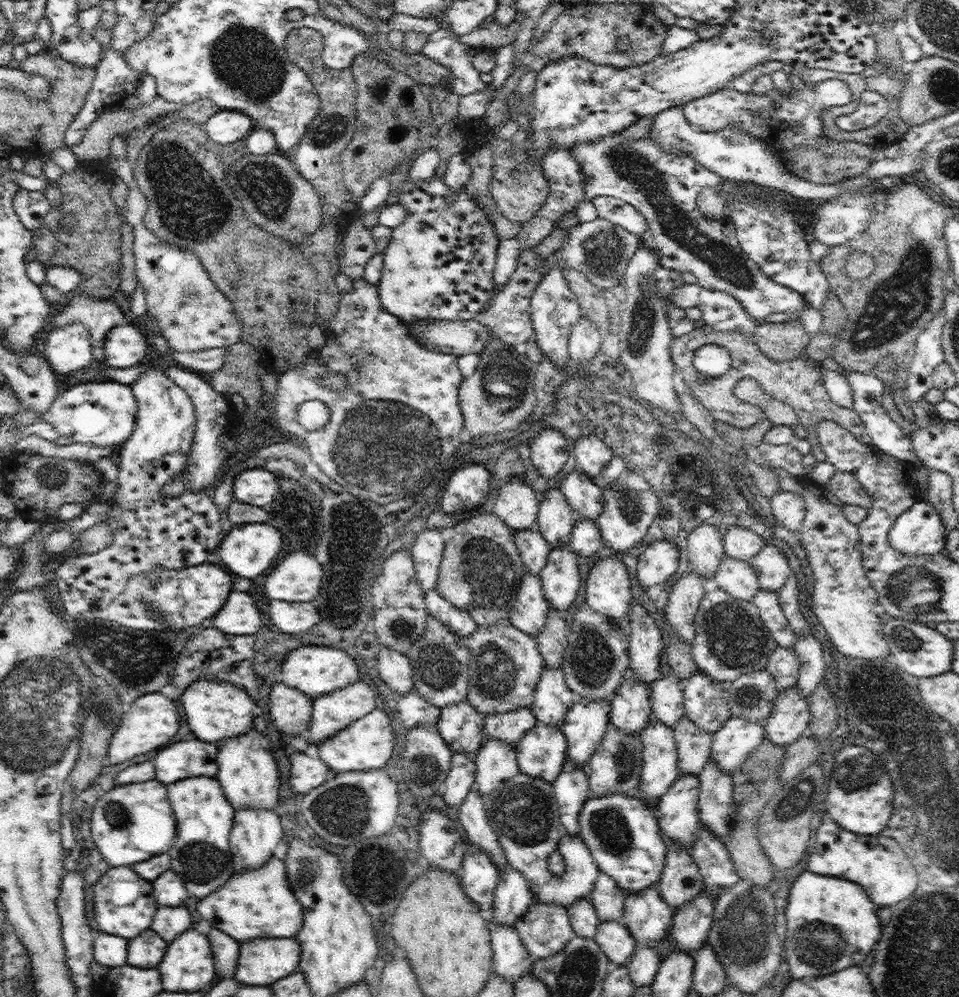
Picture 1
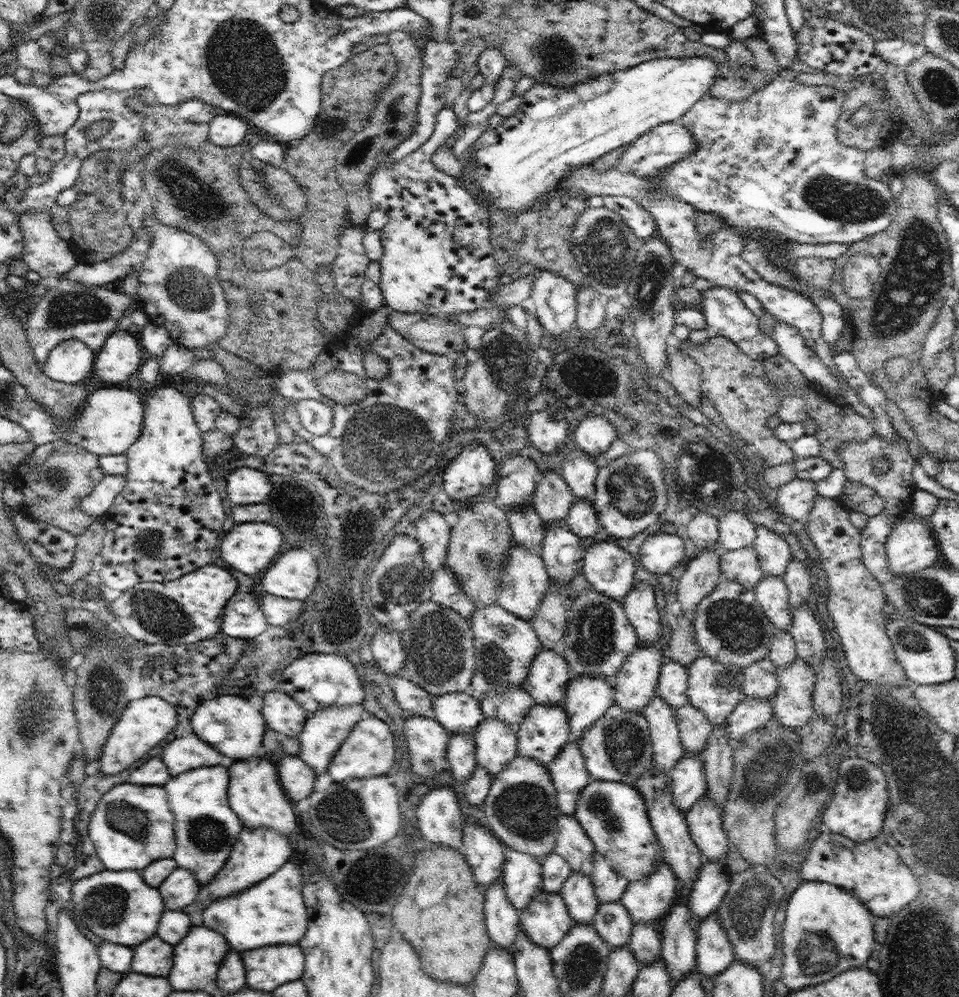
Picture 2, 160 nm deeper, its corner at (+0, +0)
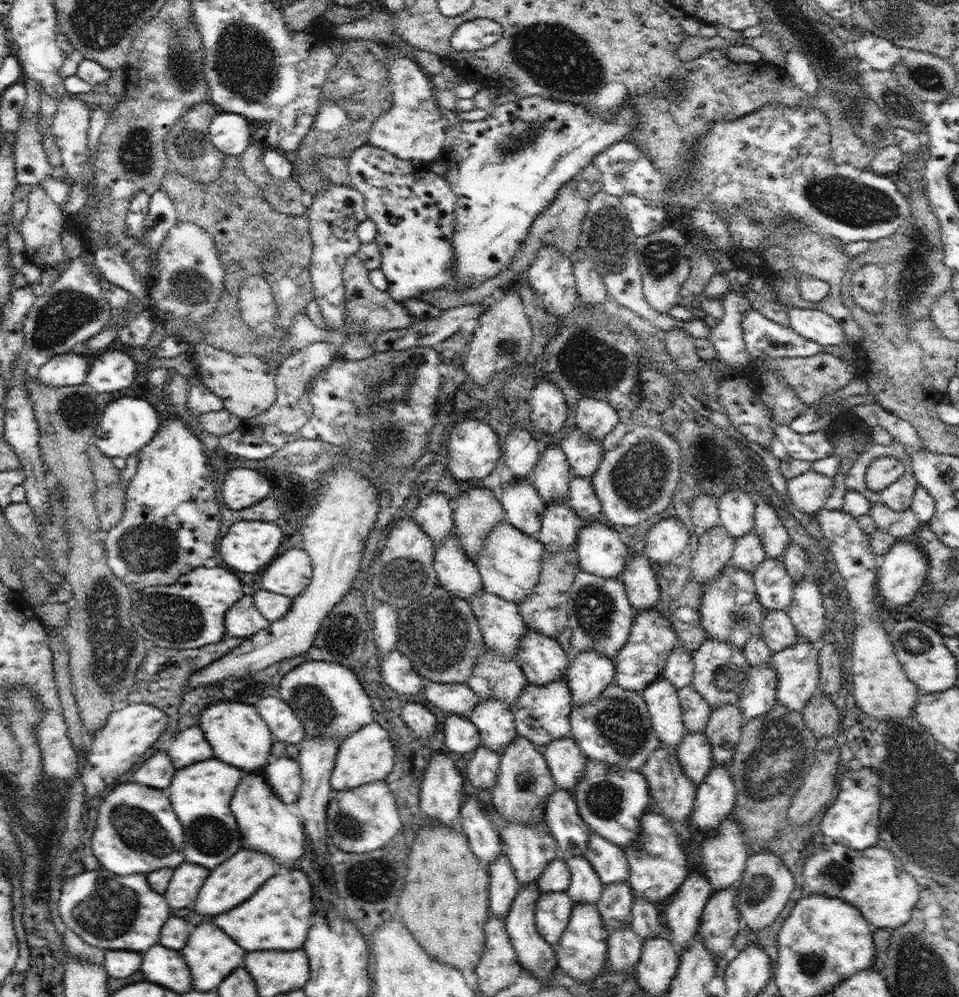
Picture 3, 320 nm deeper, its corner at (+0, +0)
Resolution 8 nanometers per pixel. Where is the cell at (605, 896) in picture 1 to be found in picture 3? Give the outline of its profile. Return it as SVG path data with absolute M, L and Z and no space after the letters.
M591 831L583 855L591 862L604 886L628 880L630 869L625 850L607 838Z

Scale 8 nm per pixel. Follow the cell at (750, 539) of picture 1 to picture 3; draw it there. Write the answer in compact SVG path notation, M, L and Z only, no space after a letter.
M732 488L722 495L719 504L719 525L735 540L753 530L757 500L741 488Z

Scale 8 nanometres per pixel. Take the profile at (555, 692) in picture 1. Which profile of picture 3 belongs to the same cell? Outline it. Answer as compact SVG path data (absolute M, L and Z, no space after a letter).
M528 629L516 659L530 685L542 686L565 678L570 657L555 638Z

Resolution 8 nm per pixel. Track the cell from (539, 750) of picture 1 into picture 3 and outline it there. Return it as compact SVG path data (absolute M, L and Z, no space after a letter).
M564 679L542 686L527 684L513 707L517 734L528 738L528 741L542 750L550 742L570 735L570 713L573 705L572 691Z

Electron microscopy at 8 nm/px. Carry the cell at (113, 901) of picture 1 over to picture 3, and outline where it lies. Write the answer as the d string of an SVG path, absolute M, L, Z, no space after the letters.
M104 868L67 878L61 886L59 910L70 930L86 944L104 951L148 950L158 942L164 922L170 918L170 906L165 895L148 886L147 876L118 876Z

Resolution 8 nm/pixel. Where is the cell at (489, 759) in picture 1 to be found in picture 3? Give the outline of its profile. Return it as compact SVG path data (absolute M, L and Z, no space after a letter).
M490 697L480 701L468 717L480 731L480 746L502 754L516 739L515 714L506 701Z

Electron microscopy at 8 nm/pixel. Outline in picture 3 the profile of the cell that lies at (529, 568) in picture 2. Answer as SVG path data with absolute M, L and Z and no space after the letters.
M504 519L485 538L476 565L481 574L483 589L504 601L521 605L534 592L540 576L545 546L533 536L520 532Z

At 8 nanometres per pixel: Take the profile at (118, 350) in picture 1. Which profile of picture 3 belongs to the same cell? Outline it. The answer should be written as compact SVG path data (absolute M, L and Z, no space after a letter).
M111 346L89 366L85 383L98 394L118 393L134 382L136 366L120 346Z

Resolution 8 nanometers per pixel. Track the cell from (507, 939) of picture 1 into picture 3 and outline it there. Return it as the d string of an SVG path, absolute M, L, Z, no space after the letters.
M500 854L488 866L490 884L490 916L496 915L501 919L507 917L515 896L521 884L516 878L513 866L508 857Z

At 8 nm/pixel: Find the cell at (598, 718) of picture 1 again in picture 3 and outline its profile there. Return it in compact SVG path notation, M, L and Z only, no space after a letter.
M584 651L570 659L565 678L572 691L573 704L595 701L615 680L614 661L600 651Z

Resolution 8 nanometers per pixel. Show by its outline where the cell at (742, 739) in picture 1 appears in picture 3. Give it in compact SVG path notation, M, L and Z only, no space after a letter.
M771 664L751 667L746 686L736 702L744 722L767 713L777 703L777 686L777 672Z

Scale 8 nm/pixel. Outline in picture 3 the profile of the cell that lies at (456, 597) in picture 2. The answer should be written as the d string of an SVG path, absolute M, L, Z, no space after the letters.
M454 533L446 537L435 549L433 567L438 584L442 585L452 598L462 598L470 602L478 594L483 584L478 567L467 557Z

